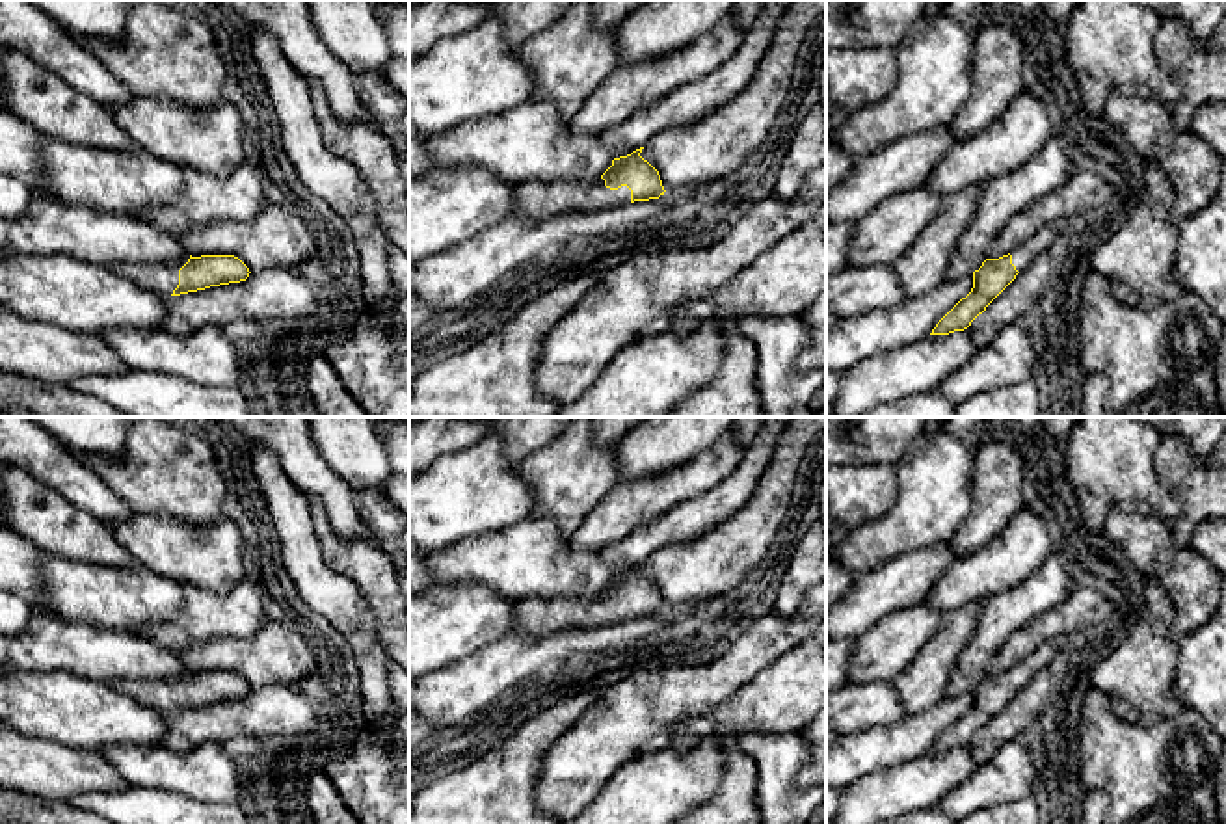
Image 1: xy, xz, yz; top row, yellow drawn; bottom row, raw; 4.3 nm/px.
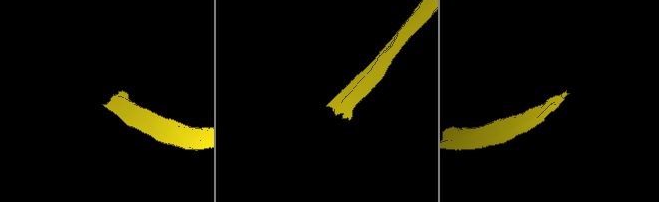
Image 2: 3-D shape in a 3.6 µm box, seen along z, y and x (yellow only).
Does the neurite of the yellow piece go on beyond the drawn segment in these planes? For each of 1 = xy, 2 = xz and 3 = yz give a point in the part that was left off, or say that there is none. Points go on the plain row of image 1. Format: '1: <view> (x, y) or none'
1: xy (160, 696)
2: xz (536, 616)
3: yz (1039, 659)

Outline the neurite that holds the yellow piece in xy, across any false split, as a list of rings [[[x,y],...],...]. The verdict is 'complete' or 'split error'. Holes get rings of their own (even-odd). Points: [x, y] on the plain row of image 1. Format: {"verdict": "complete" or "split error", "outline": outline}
{"verdict": "split error", "outline": [[[184,671],[167,681],[115,681],[113,688],[128,694],[134,701],[153,709],[160,716],[210,703],[240,699],[249,694],[249,684],[234,671]]]}

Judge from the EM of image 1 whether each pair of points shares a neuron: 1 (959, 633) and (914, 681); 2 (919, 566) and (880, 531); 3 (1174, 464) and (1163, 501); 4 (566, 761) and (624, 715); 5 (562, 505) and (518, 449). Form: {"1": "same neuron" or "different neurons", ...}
{"1": "same neuron", "2": "different neurons", "3": "different neurons", "4": "same neuron", "5": "different neurons"}

